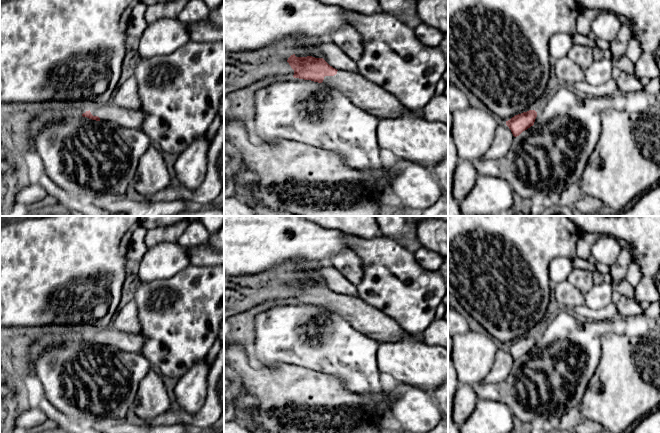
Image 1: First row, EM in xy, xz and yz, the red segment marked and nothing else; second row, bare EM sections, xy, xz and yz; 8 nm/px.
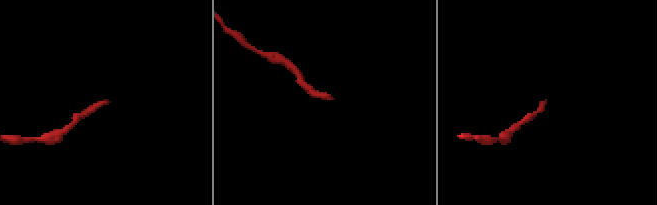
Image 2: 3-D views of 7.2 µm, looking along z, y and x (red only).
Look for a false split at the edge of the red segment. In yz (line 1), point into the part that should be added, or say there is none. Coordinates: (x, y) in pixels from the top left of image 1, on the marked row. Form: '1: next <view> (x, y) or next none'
1: next none

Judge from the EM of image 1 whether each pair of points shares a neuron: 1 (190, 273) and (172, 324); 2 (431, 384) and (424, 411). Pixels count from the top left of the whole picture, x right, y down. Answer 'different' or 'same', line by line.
1: same
2: different

